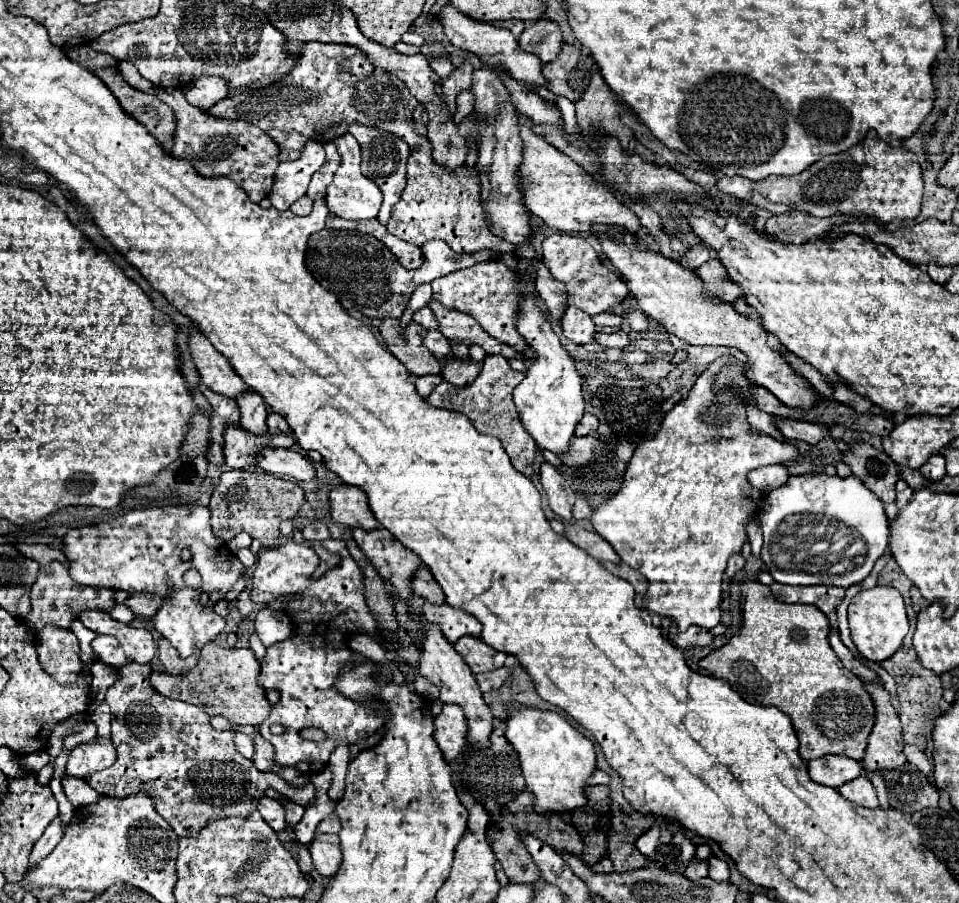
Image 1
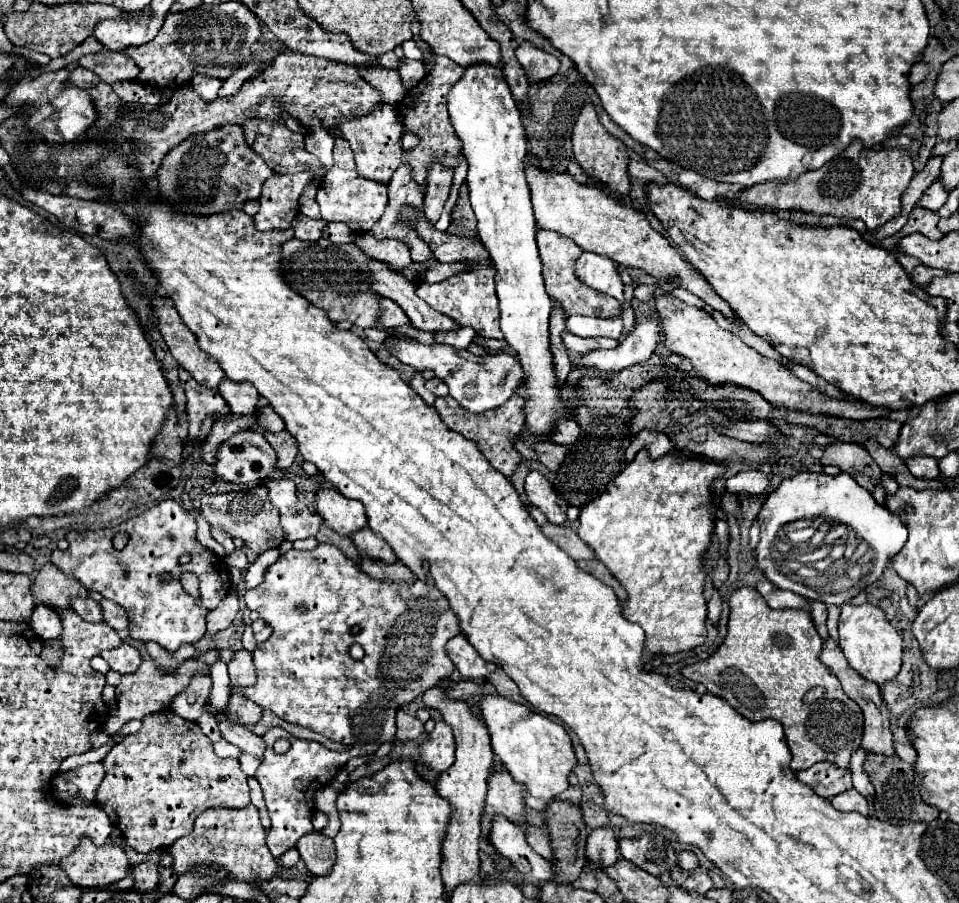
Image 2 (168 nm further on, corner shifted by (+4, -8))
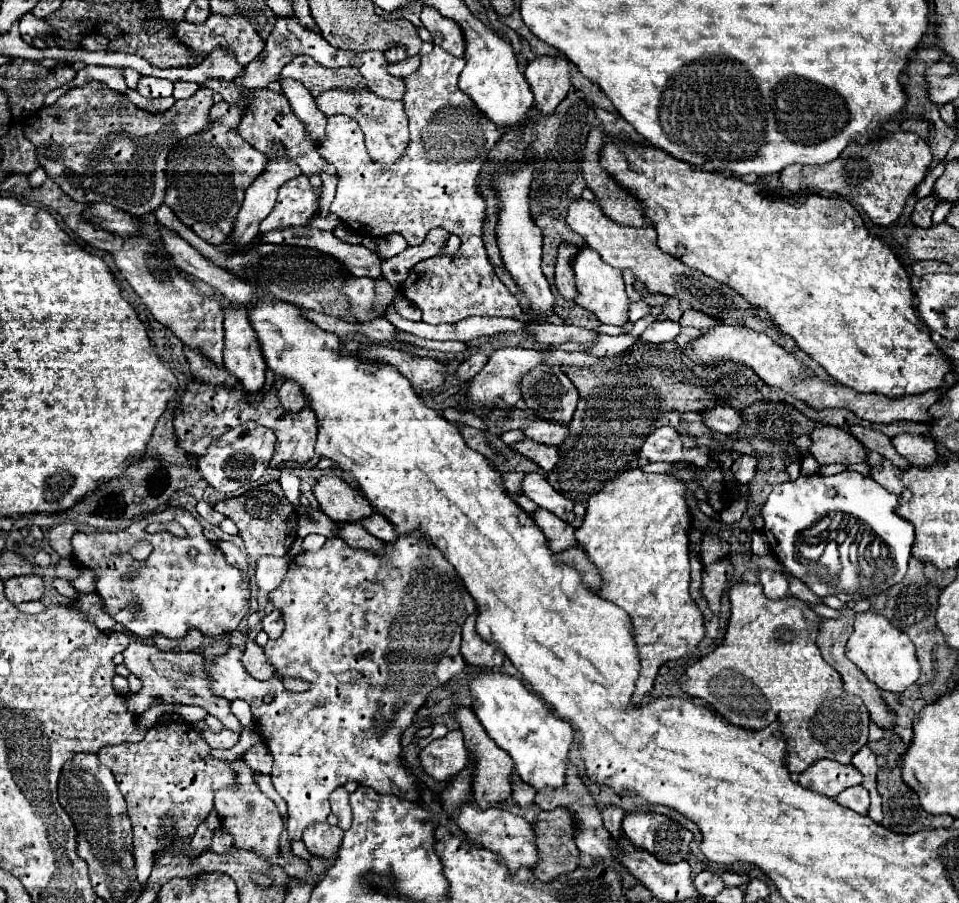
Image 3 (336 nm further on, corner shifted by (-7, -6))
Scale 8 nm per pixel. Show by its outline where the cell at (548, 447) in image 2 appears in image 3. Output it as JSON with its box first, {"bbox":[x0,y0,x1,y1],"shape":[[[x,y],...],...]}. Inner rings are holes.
{"bbox":[511,439,559,473],"shape":[[[523,439],[523,441],[517,441],[511,445],[513,451],[519,451],[521,455],[525,455],[527,459],[531,459],[533,463],[537,463],[545,473],[551,471],[559,459],[559,453],[557,453],[557,447],[551,447],[551,445],[539,445],[531,439]]]}

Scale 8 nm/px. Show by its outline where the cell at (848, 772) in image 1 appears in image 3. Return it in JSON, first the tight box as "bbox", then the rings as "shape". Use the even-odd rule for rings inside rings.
{"bbox":[797,759,863,797],"shape":[[[821,759],[797,775],[797,783],[801,787],[813,789],[827,797],[837,797],[843,789],[861,785],[861,779],[863,775],[853,765],[841,765],[829,759]]]}

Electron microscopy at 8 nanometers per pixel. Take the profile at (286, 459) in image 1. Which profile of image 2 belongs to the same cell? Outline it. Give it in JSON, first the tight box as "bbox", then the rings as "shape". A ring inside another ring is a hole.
{"bbox":[216,431,280,483],"shape":[[[254,431],[236,433],[224,441],[218,451],[216,475],[226,483],[264,483],[280,473],[276,453],[264,435]]]}

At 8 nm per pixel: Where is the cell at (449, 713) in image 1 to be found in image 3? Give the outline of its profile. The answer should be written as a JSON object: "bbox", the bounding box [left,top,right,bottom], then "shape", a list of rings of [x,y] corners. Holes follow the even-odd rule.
{"bbox":[421,729,469,781],"shape":[[[459,729],[449,731],[445,737],[431,741],[421,753],[421,767],[435,781],[449,781],[465,769],[469,753],[463,745],[463,733]]]}

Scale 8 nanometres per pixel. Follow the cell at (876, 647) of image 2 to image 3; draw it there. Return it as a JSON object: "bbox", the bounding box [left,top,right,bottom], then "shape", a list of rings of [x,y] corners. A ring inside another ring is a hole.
{"bbox":[847,611,919,693],"shape":[[[871,611],[855,613],[855,631],[847,641],[847,657],[881,691],[903,693],[919,679],[919,661],[915,657],[915,647],[911,639],[899,629],[895,629],[885,617]]]}

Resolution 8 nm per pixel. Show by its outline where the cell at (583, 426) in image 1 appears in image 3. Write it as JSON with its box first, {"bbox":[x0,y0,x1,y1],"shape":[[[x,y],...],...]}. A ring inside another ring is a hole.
{"bbox":[521,419,569,445],"shape":[[[541,419],[523,425],[521,431],[525,433],[527,439],[543,445],[561,445],[569,435],[569,429],[565,425],[555,425],[551,421],[541,421]]]}

